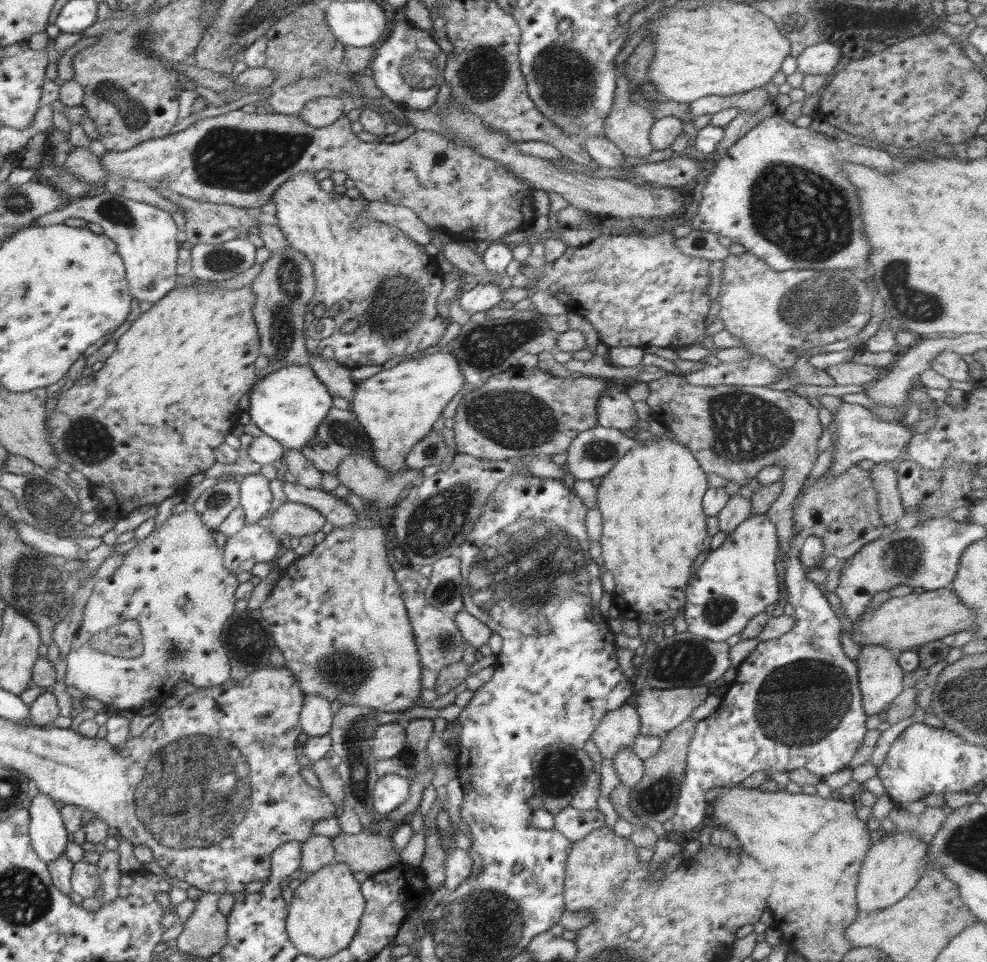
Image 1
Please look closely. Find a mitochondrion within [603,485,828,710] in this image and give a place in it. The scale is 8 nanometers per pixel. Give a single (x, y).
(682, 661)

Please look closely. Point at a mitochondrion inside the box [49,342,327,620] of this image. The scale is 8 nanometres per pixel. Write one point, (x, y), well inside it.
(87, 440)

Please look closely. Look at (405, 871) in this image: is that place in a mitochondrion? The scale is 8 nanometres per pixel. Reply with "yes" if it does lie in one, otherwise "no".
no

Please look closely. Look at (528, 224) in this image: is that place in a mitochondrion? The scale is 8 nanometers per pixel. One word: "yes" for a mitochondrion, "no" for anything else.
no

